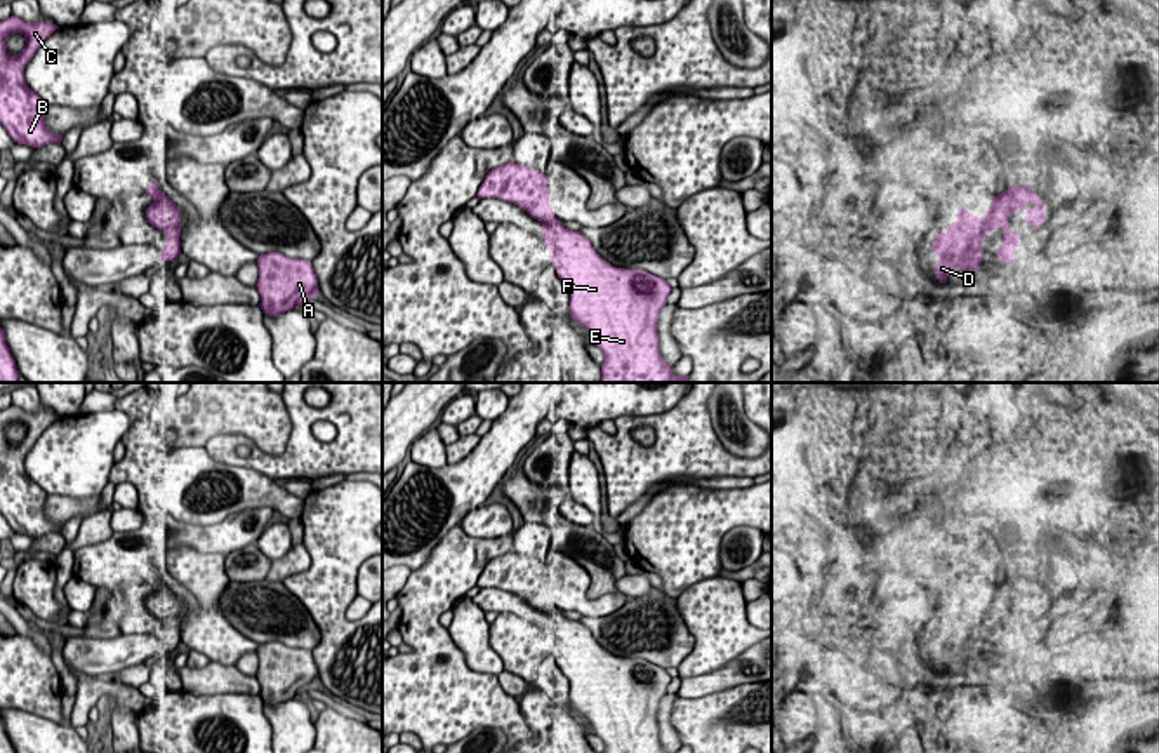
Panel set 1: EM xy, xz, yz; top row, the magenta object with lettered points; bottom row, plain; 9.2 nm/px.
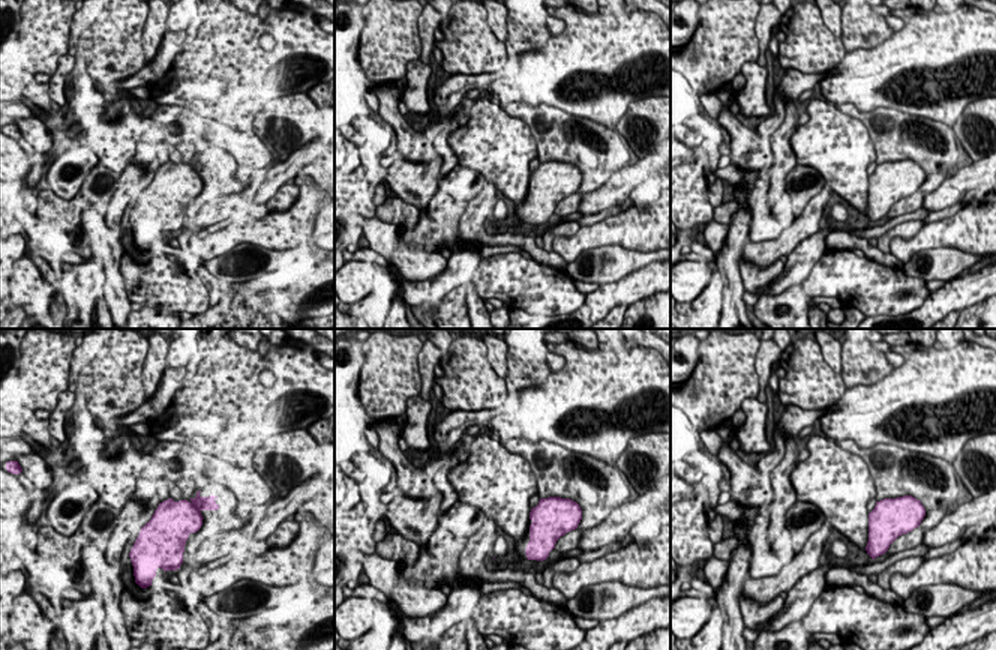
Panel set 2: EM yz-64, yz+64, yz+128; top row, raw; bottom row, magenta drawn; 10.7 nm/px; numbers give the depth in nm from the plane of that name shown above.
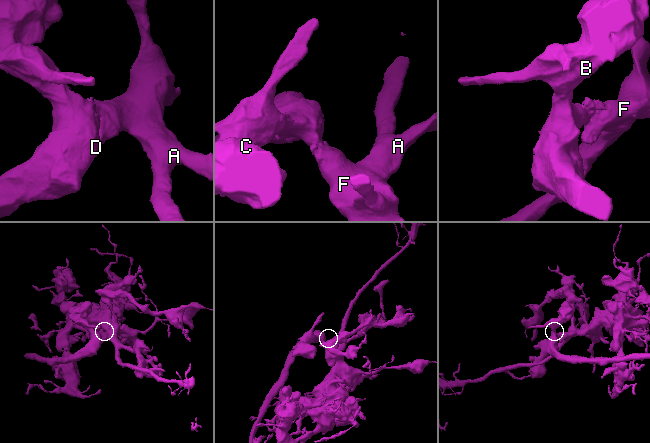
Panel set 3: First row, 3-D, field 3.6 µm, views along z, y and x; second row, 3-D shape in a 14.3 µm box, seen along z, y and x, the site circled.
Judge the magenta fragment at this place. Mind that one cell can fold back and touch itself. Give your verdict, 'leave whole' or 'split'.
leave whole

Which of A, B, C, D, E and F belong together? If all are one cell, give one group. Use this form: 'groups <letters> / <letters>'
groups A B C D E F

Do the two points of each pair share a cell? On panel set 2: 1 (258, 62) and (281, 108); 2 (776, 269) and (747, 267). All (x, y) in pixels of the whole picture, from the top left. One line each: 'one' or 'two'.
1: two
2: one

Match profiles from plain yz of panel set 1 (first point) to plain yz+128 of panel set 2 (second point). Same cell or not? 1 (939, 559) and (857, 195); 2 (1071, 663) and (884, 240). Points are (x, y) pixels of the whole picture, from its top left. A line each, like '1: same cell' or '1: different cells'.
1: same cell
2: different cells

